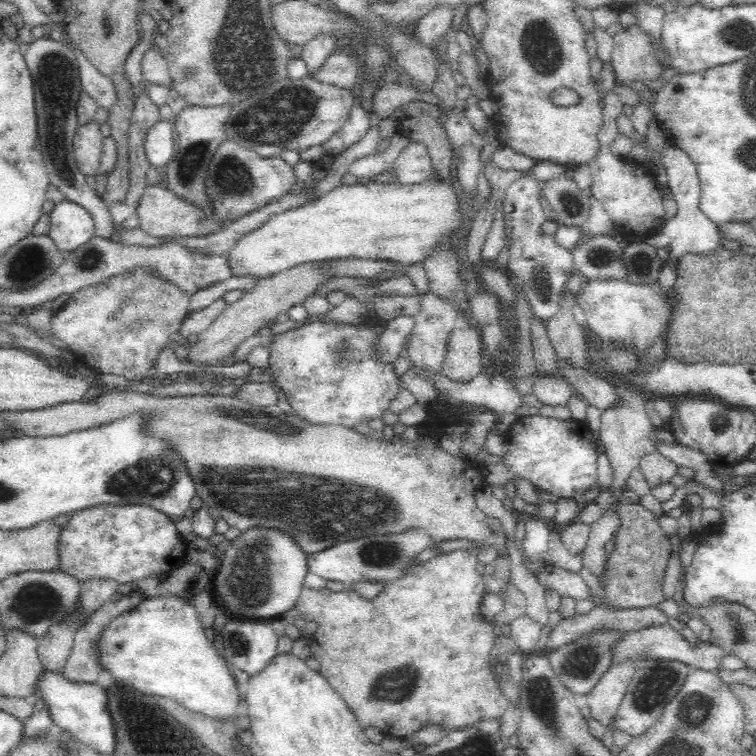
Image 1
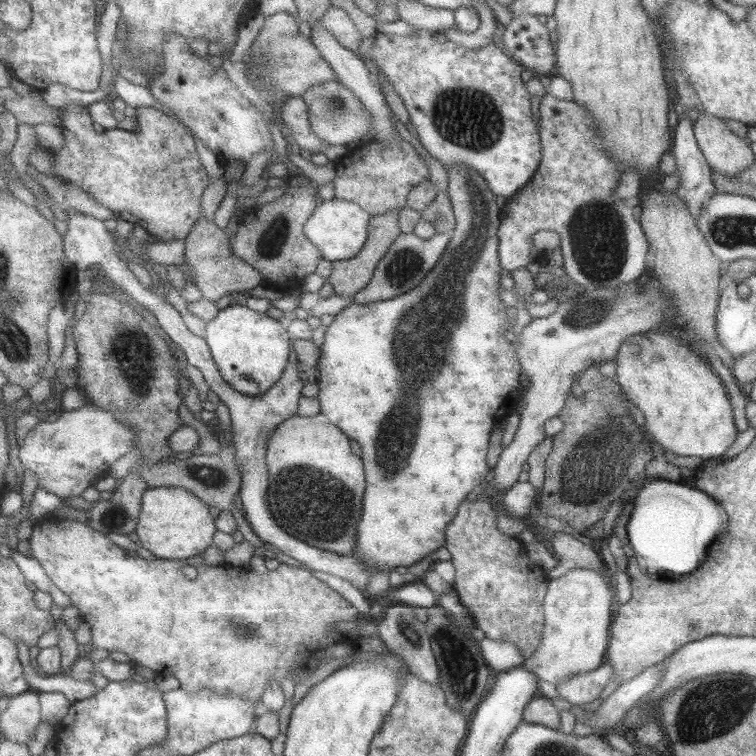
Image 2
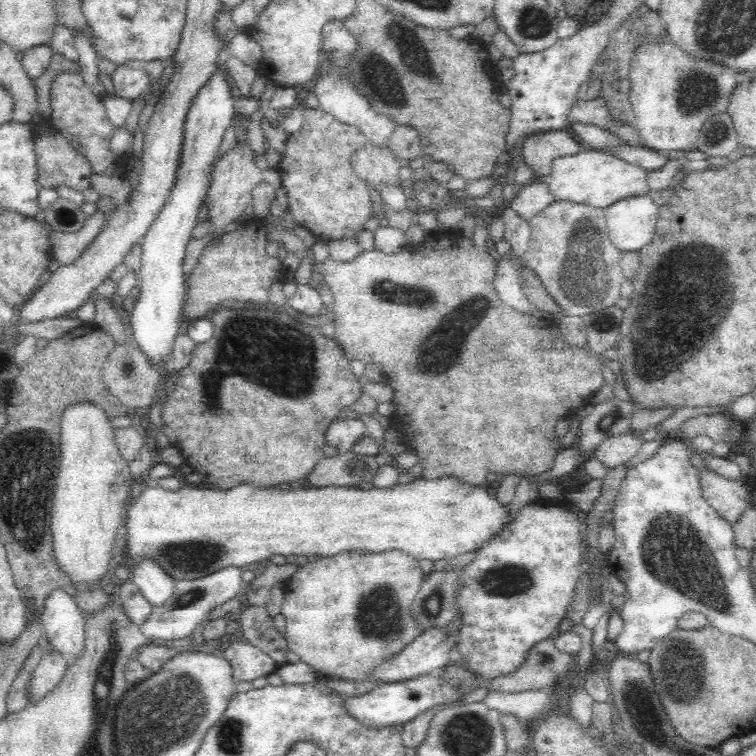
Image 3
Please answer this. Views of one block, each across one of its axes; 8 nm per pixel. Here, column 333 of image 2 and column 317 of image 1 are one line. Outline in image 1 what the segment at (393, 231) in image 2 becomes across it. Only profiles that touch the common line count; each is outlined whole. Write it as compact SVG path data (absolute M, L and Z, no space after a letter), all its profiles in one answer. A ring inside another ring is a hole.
M309 263L296 265L261 278L252 290L243 292L236 302L222 308L209 327L196 334L196 340L192 344L187 343L186 361L201 369L218 364L222 359L229 359L245 338L257 334L260 328L274 320L281 312L286 313L292 306L304 302L314 287L325 278L326 276L315 272Z

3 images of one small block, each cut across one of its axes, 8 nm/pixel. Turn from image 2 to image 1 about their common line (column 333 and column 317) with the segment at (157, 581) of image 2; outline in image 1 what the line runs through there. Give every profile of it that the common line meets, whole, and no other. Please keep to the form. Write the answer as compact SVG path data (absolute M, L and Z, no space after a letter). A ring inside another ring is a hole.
M456 549L452 550L452 552L436 554L414 572L387 580L383 590L378 592L374 598L363 598L351 588L334 592L334 590L330 590L327 587L310 588L310 586L303 585L300 596L295 602L294 610L304 621L311 621L316 624L317 629L310 636L310 642L318 644L324 652L330 652L330 654L318 656L318 662L321 666L319 673L342 697L348 708L356 715L362 728L372 725L378 728L380 736L386 732L394 734L394 736L403 737L429 724L443 724L453 731L462 728L474 728L480 722L500 719L503 715L509 700L492 672L491 648L495 641L495 635L492 630L492 622L486 621L480 610L481 602L486 592L484 591L482 575L477 573L477 565L471 550Z

